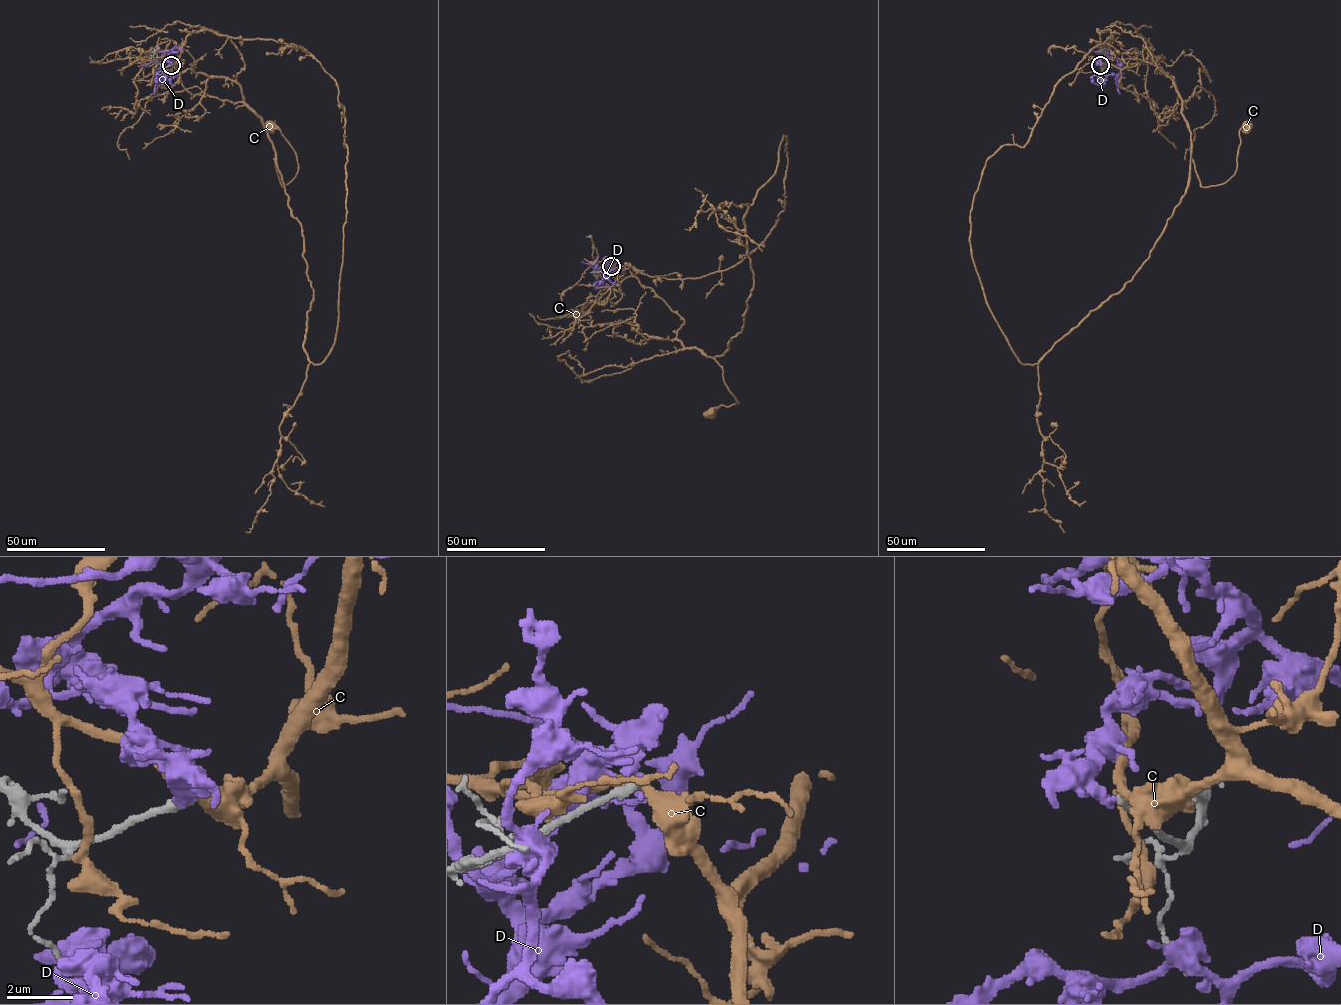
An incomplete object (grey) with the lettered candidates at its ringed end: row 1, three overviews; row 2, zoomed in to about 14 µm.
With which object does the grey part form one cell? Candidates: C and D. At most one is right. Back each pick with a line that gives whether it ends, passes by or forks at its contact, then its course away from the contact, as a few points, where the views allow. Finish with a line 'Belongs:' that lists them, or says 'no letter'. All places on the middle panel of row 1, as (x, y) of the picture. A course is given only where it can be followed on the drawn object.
Belongs: no letter

